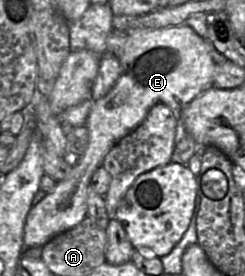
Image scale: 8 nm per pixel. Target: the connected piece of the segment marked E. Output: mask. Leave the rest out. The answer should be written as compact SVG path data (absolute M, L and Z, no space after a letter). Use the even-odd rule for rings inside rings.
M186 25L131 31L125 44L124 53L120 58L120 76L117 82L106 96L92 102L85 125L89 133L87 149L78 158L77 163L72 166L67 178L57 182L54 190L47 193L28 212L23 235L25 248L43 247L50 240L79 224L87 216L87 198L92 176L99 167L102 167L104 158L113 146L136 129L156 104L170 107L179 114L186 105L214 86L214 71L215 62L209 52L209 45Z

